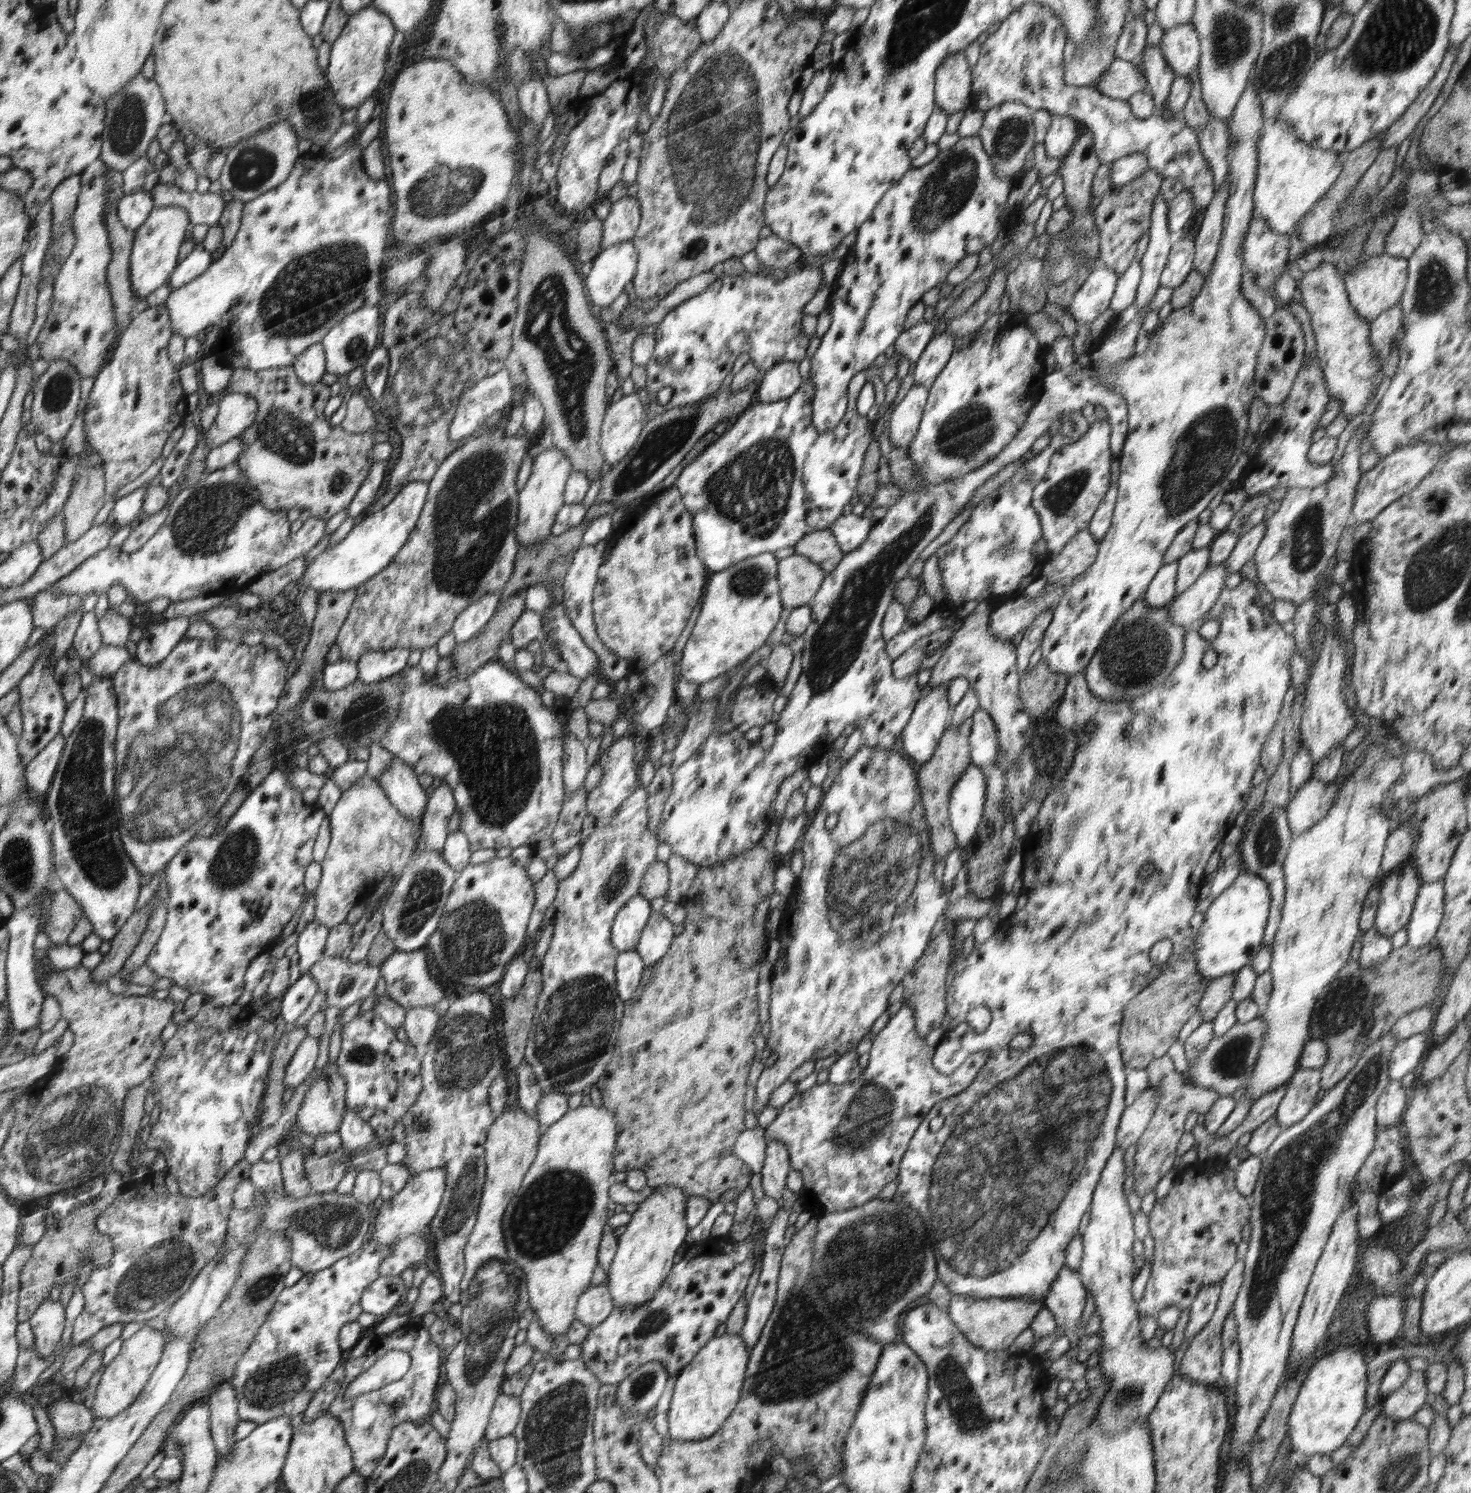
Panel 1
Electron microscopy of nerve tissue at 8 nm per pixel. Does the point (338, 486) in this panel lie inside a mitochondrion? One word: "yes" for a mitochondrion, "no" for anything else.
yes

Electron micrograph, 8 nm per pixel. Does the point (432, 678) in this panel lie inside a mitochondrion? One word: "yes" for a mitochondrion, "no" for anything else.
no

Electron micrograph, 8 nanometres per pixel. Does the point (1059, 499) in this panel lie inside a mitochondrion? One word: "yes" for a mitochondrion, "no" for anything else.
yes

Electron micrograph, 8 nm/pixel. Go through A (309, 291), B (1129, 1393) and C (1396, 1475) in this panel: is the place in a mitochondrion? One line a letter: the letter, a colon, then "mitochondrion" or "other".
A: mitochondrion
B: mitochondrion
C: mitochondrion

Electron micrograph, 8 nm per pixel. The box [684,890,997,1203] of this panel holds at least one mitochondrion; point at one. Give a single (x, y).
(867, 1114)

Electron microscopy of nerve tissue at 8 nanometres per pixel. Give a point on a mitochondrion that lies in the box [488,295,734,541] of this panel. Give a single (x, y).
(661, 444)

